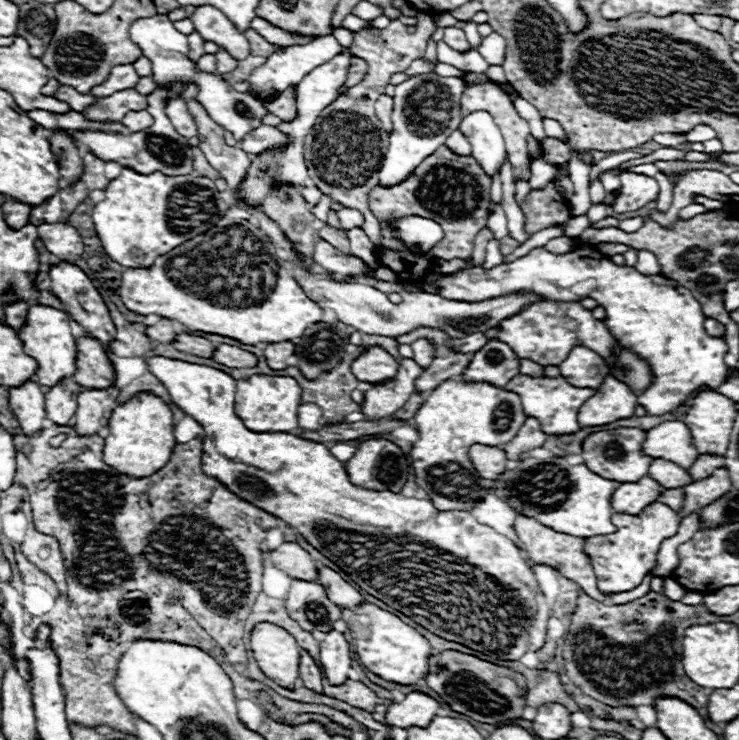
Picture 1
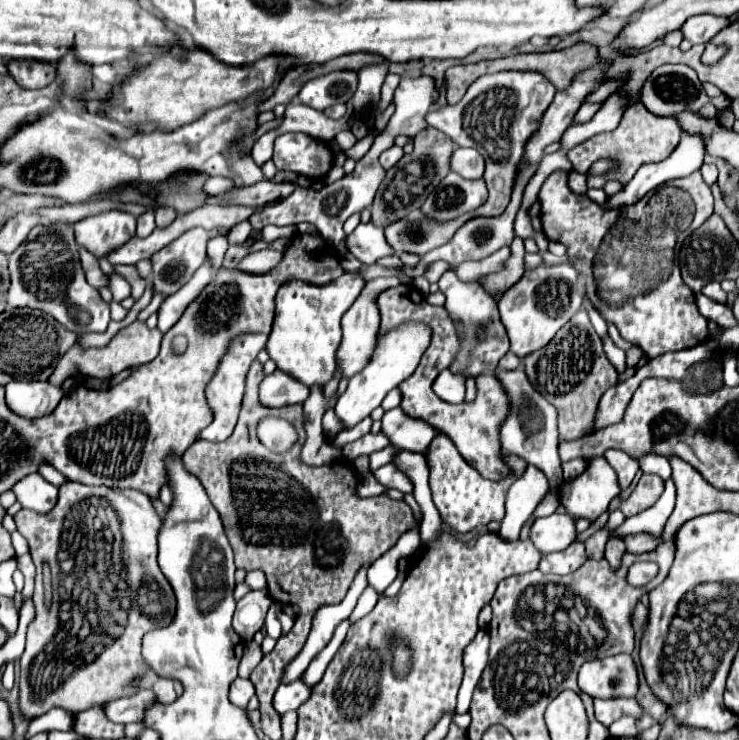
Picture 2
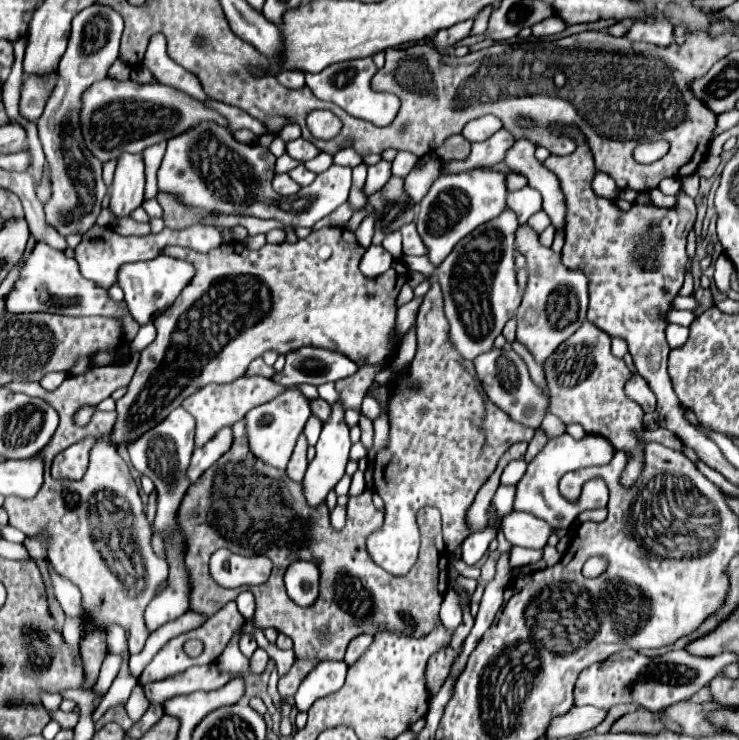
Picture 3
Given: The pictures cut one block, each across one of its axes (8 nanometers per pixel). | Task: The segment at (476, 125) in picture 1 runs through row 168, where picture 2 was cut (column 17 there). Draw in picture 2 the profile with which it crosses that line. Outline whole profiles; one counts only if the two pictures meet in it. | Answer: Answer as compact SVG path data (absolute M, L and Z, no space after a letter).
M30 474L26 478L22 478L12 492L16 494L18 502L24 508L36 510L40 514L50 512L56 506L58 500L58 488L52 486L50 482L46 482L40 474Z

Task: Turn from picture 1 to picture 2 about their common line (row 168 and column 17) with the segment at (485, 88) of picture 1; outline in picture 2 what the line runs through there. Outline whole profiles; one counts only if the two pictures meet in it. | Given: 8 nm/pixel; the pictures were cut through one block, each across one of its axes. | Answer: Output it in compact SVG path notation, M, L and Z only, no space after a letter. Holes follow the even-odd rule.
M68 482L60 486L60 498L54 510L50 510L48 514L38 514L34 510L22 508L14 516L14 520L18 532L30 544L30 556L36 566L36 590L32 596L36 616L28 624L26 650L20 658L18 708L22 718L32 720L50 712L52 708L64 708L70 716L74 716L76 712L86 710L94 704L110 702L120 696L130 696L142 688L150 688L152 692L156 692L162 704L170 704L180 698L182 684L172 678L156 676L156 672L142 658L144 634L156 628L170 626L176 614L176 598L172 586L164 578L156 562L162 518L156 514L150 498L138 490L118 490ZM70 500L82 502L70 512ZM64 520L66 532L62 532ZM118 534L122 536L122 542L116 542ZM124 552L126 570L122 568ZM44 563L49 565L53 581L50 608L44 608ZM126 572L130 582L144 582L144 592L140 586L138 594L134 592L134 600L126 584ZM150 584L156 584L156 588L146 588ZM124 624L126 628L122 630ZM60 628L64 632L64 656L68 658L56 658L56 650L50 650L50 644L54 642ZM112 640L114 644L110 644ZM108 644L110 648L106 650ZM96 654L100 654L98 660L94 660ZM134 678L140 678L138 688L132 686Z

